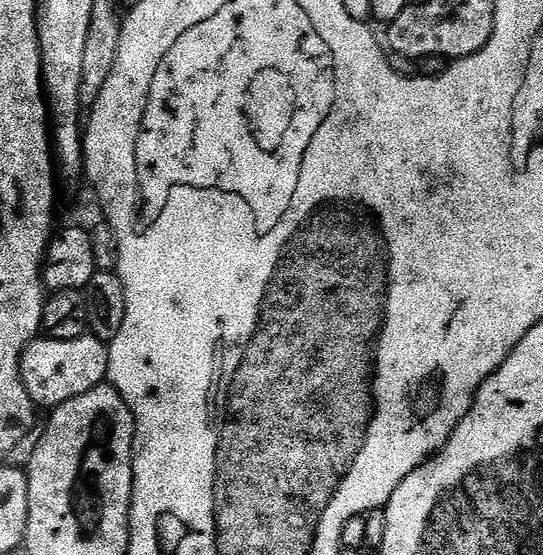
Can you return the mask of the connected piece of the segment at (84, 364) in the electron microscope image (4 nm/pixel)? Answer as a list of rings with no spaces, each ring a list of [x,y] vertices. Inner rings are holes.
[[[91,334],[74,338],[74,342],[37,338],[22,354],[20,377],[33,404],[45,410],[57,408],[62,402],[70,402],[70,398],[78,398],[78,394],[86,394],[86,390],[94,390],[107,381],[108,344]]]

